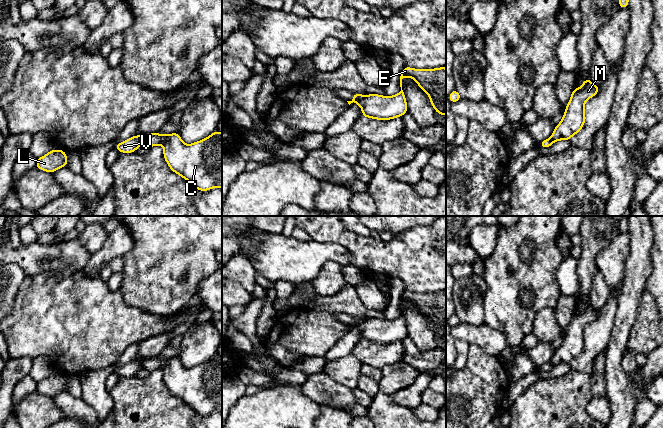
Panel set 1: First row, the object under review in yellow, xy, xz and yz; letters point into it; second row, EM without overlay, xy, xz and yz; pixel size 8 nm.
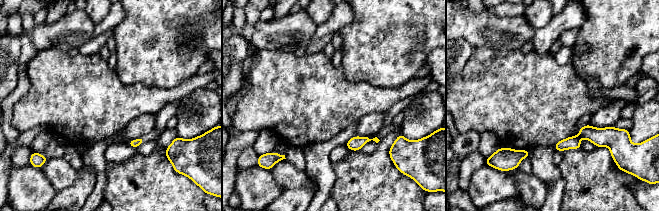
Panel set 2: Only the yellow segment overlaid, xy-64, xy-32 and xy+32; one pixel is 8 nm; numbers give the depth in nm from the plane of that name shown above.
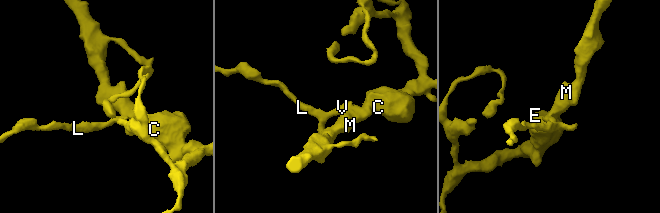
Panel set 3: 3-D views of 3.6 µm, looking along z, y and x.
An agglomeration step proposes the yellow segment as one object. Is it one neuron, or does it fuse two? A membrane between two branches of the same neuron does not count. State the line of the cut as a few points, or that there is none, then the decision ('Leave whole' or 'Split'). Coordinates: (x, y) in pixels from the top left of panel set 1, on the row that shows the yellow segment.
Split along xz (364, 96), (355, 101). Split

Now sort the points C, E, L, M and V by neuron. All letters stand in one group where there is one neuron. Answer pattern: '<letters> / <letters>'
C E M / L V

